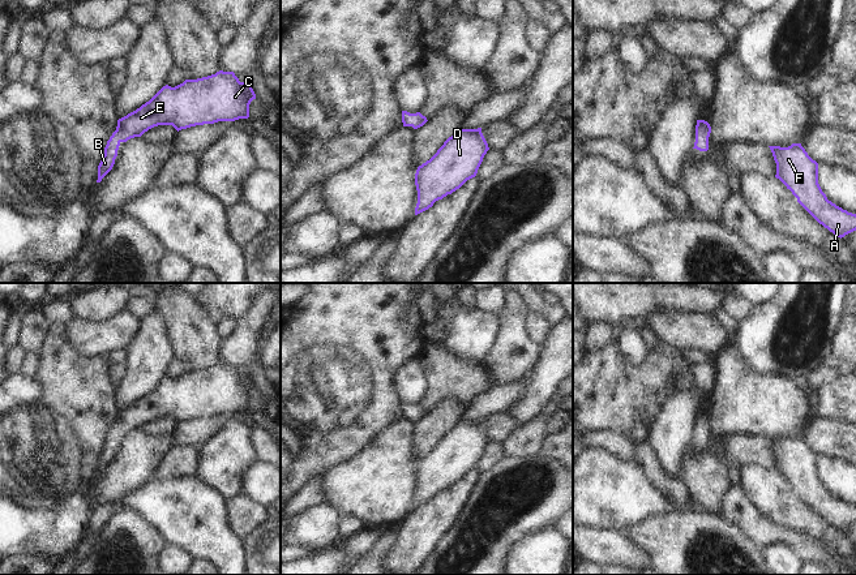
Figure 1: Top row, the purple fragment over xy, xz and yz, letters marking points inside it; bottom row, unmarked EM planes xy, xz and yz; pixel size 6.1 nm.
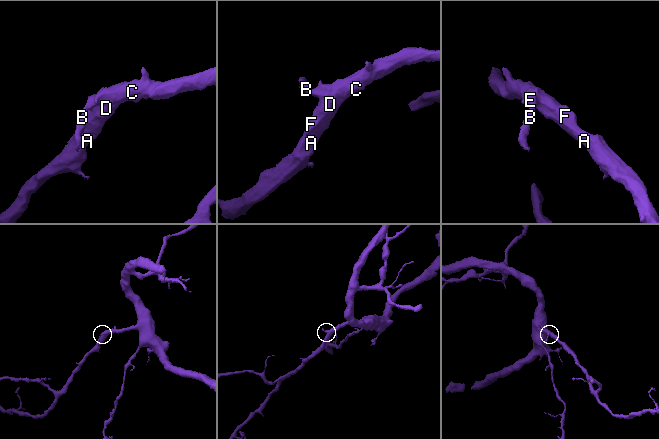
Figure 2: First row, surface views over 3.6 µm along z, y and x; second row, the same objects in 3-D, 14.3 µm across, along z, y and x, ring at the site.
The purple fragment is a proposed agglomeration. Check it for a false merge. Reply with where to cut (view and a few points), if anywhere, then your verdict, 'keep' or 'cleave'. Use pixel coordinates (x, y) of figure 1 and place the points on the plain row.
no cut | keep

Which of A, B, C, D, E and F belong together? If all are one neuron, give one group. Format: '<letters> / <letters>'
A B C D E F

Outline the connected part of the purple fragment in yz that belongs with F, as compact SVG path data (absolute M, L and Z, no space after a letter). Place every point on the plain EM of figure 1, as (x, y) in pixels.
M801 435L769 439L776 455L775 469L819 516L840 531L856 523L856 506L827 492L818 476L818 455L808 447Z

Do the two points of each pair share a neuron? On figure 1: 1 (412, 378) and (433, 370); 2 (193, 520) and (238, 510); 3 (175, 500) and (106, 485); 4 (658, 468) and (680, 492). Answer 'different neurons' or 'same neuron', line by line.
1: different neurons
2: different neurons
3: different neurons
4: same neuron

